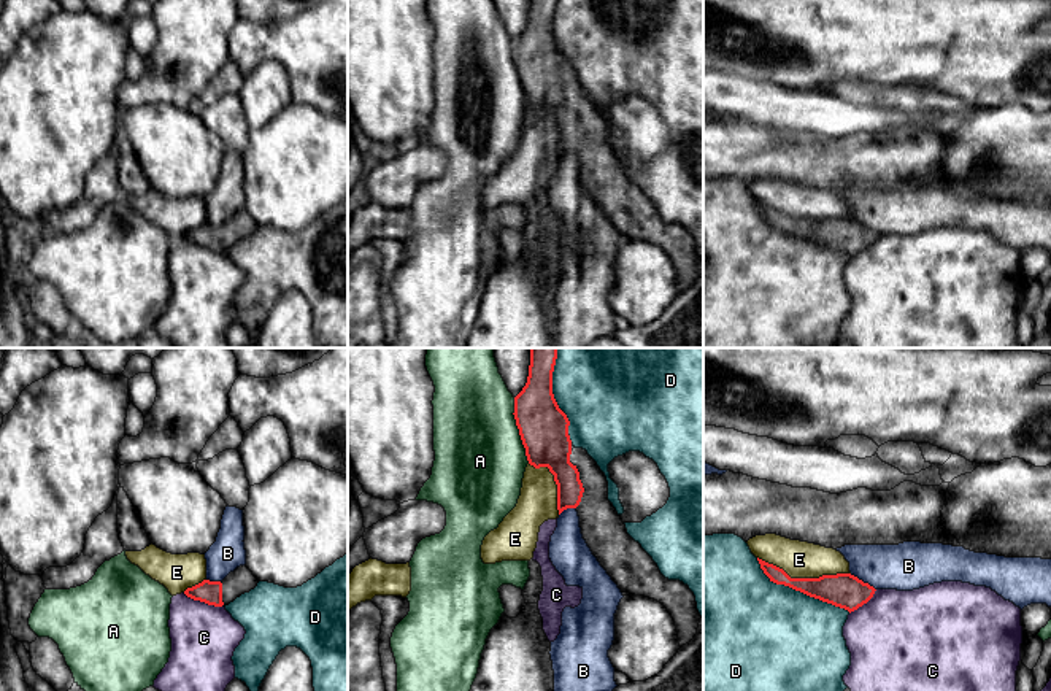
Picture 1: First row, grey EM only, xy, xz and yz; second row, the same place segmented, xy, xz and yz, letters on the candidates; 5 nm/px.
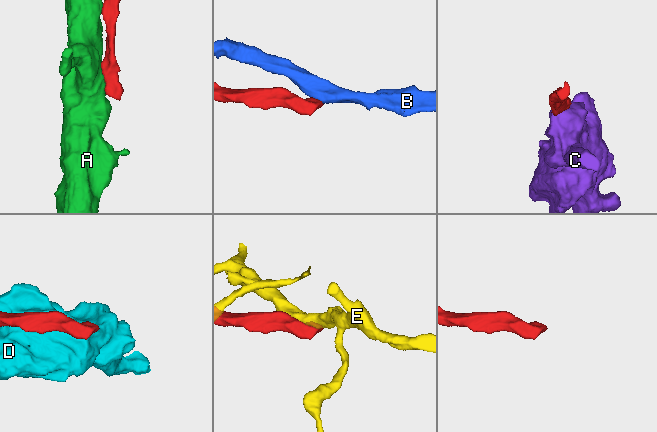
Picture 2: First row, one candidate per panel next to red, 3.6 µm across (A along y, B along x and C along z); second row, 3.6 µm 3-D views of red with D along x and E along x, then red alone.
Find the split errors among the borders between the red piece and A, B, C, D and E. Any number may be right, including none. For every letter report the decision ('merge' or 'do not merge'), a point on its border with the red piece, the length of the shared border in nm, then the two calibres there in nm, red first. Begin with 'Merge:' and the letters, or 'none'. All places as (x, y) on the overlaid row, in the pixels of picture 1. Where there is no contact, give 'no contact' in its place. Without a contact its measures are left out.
Merge: none
A: do not merge; meets red in xz at (519, 431); contact 340 nm long; 260 nm thick on the red side, 460 nm on the other
B: do not merge; meets red in yz at (861, 580); contact 160 nm long; 180 nm thick on the red side, 240 nm on the other
C: do not merge; meets red in xy at (204, 601); contact 220 nm long; 120 nm thick on the red side, 340 nm on the other
D: do not merge; meets red in yz at (800, 591); contact 550 nm long; 180 nm thick on the red side, 500 nm on the other
E: do not merge; meets red in yz at (804, 579); contact 480 nm long; 180 nm thick on the red side, 190 nm on the other

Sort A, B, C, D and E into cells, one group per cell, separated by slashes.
A / B / C / D / E

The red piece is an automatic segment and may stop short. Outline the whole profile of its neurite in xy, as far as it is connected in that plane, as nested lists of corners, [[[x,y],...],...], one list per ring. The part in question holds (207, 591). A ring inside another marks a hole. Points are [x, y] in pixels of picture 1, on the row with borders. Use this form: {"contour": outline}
{"contour": [[[244,564],[230,572],[222,581],[203,580],[195,586],[187,588],[184,594],[208,605],[225,607],[241,594],[254,589],[257,583],[259,580]]]}

